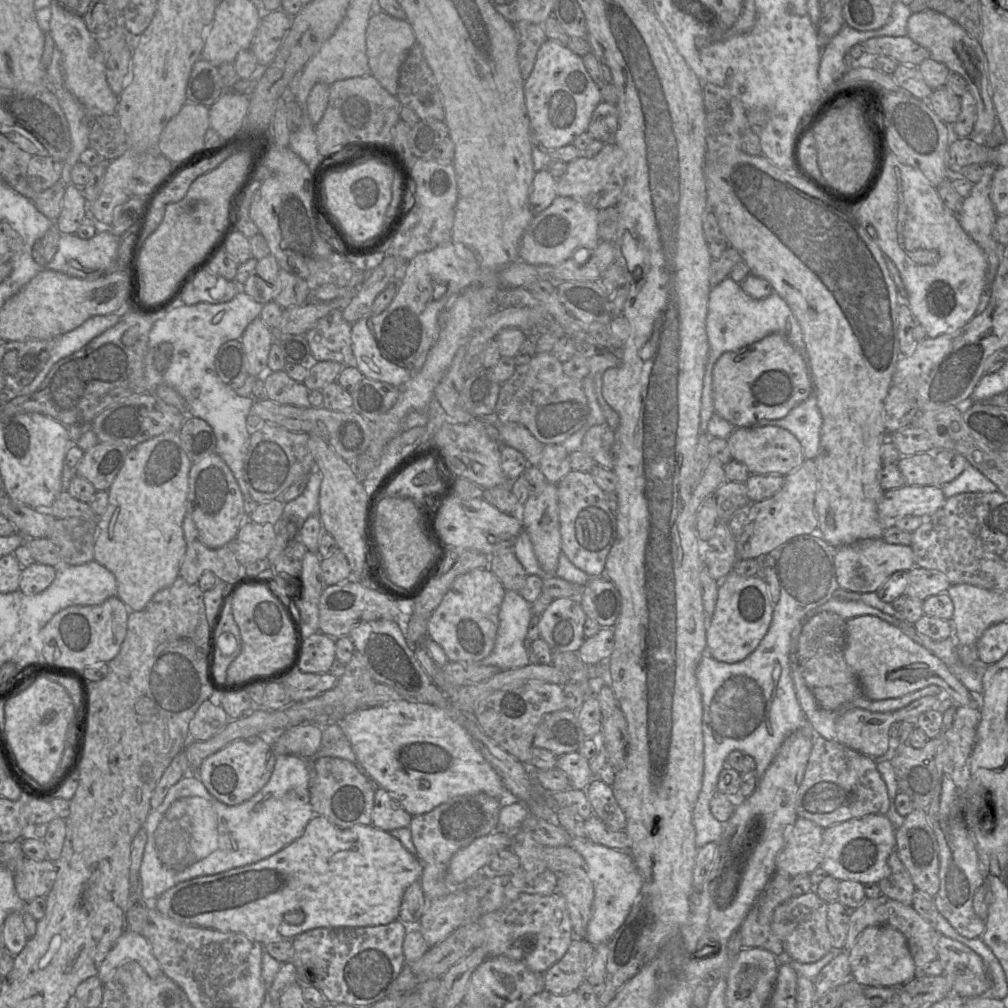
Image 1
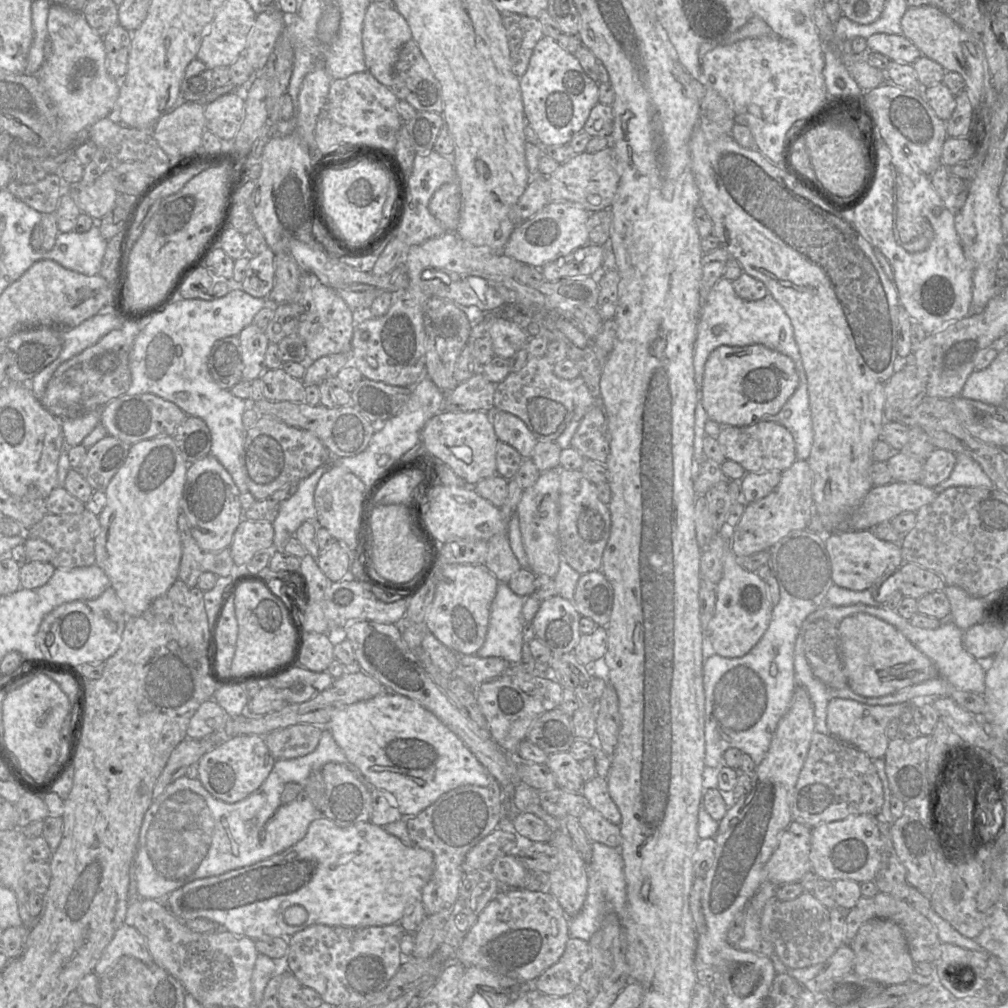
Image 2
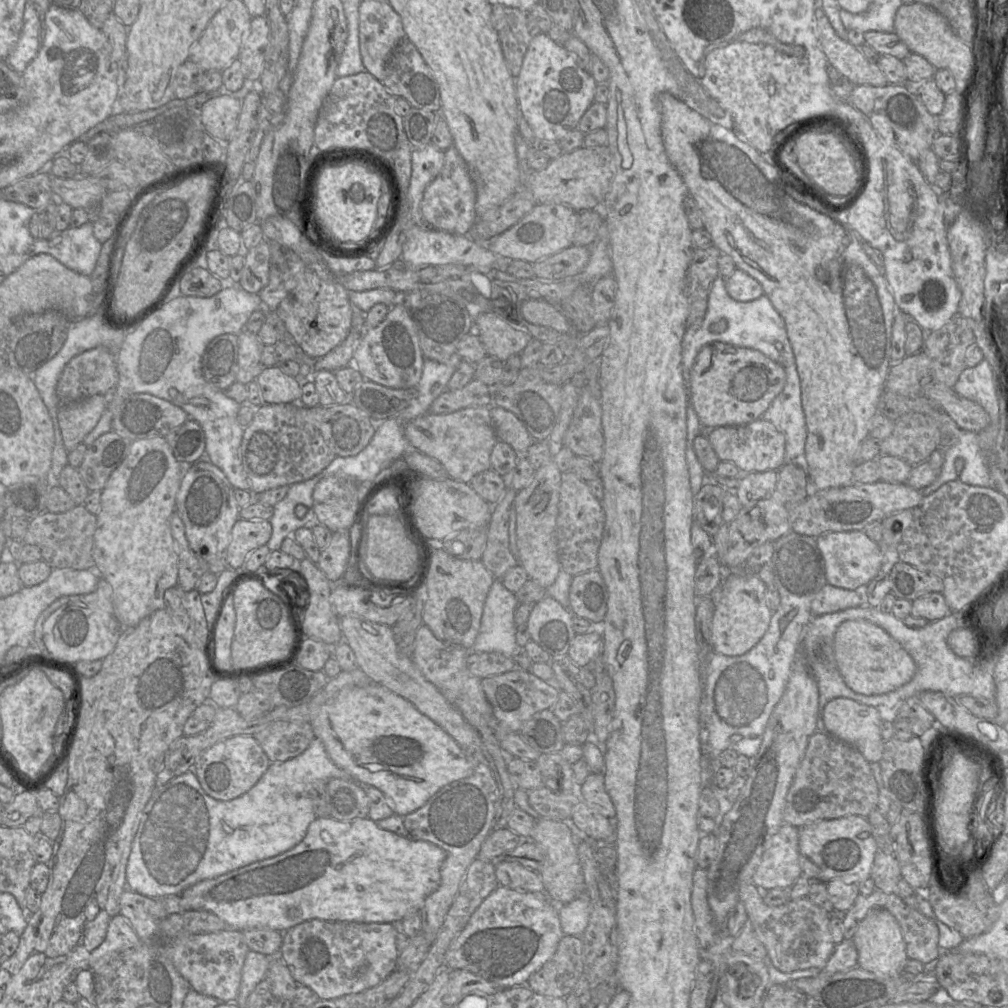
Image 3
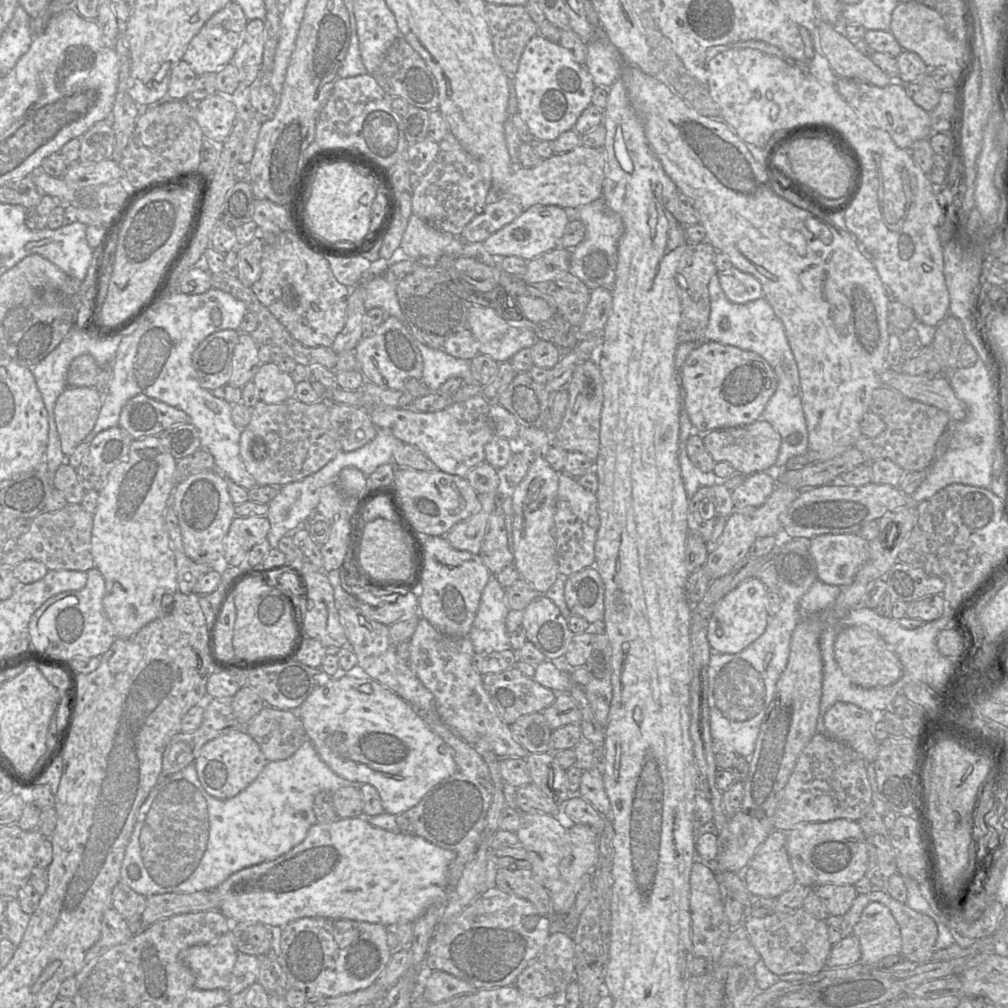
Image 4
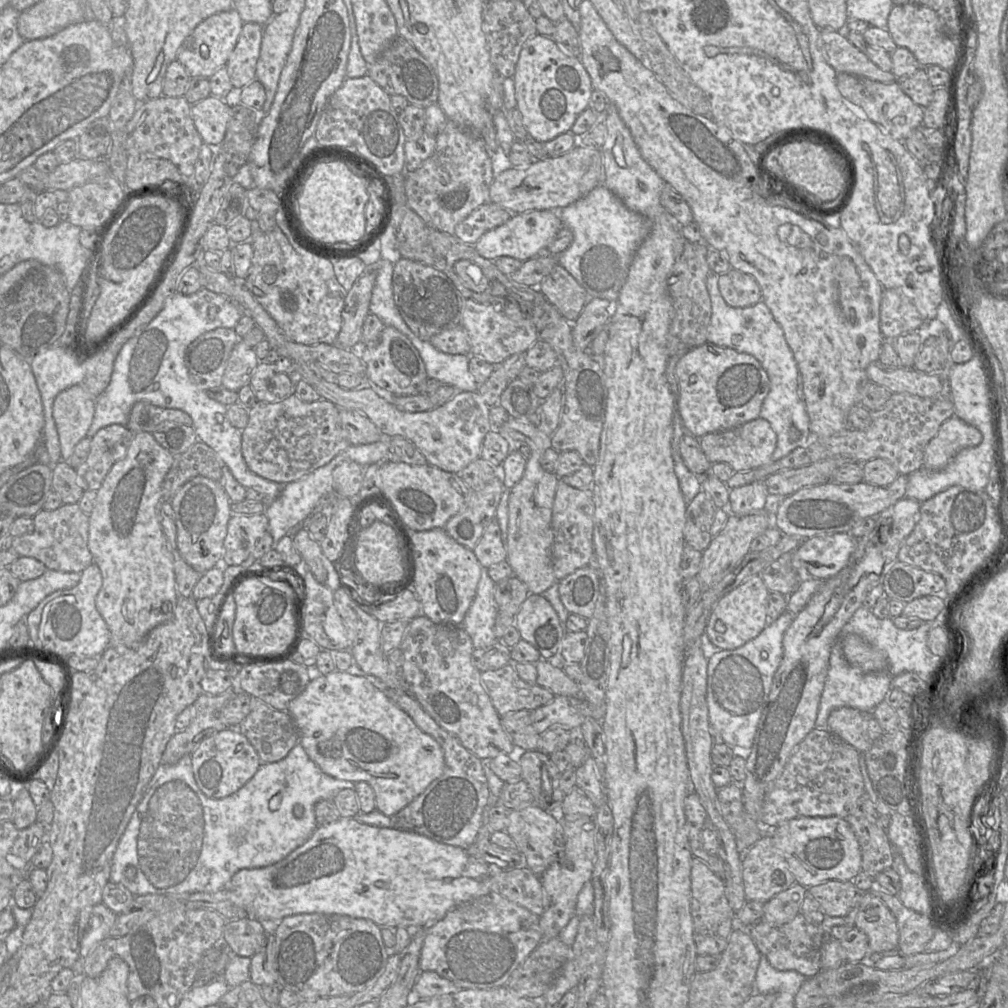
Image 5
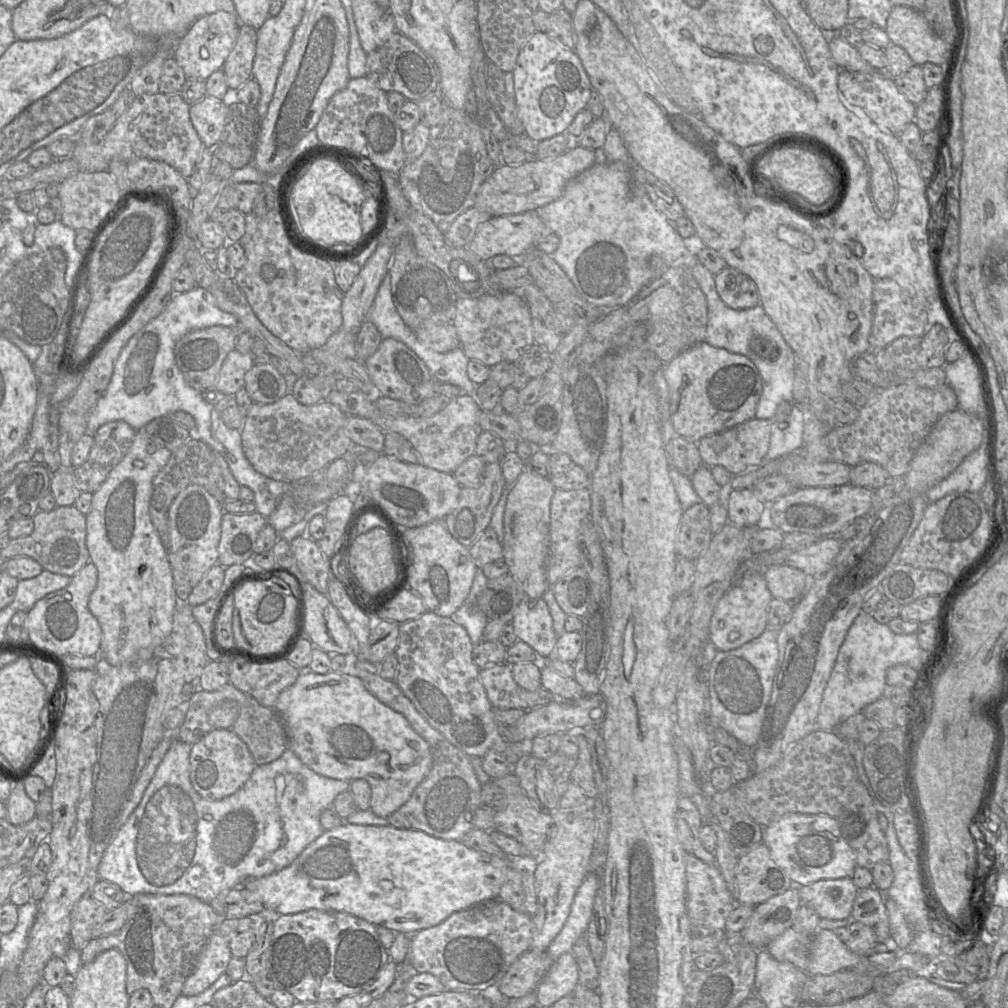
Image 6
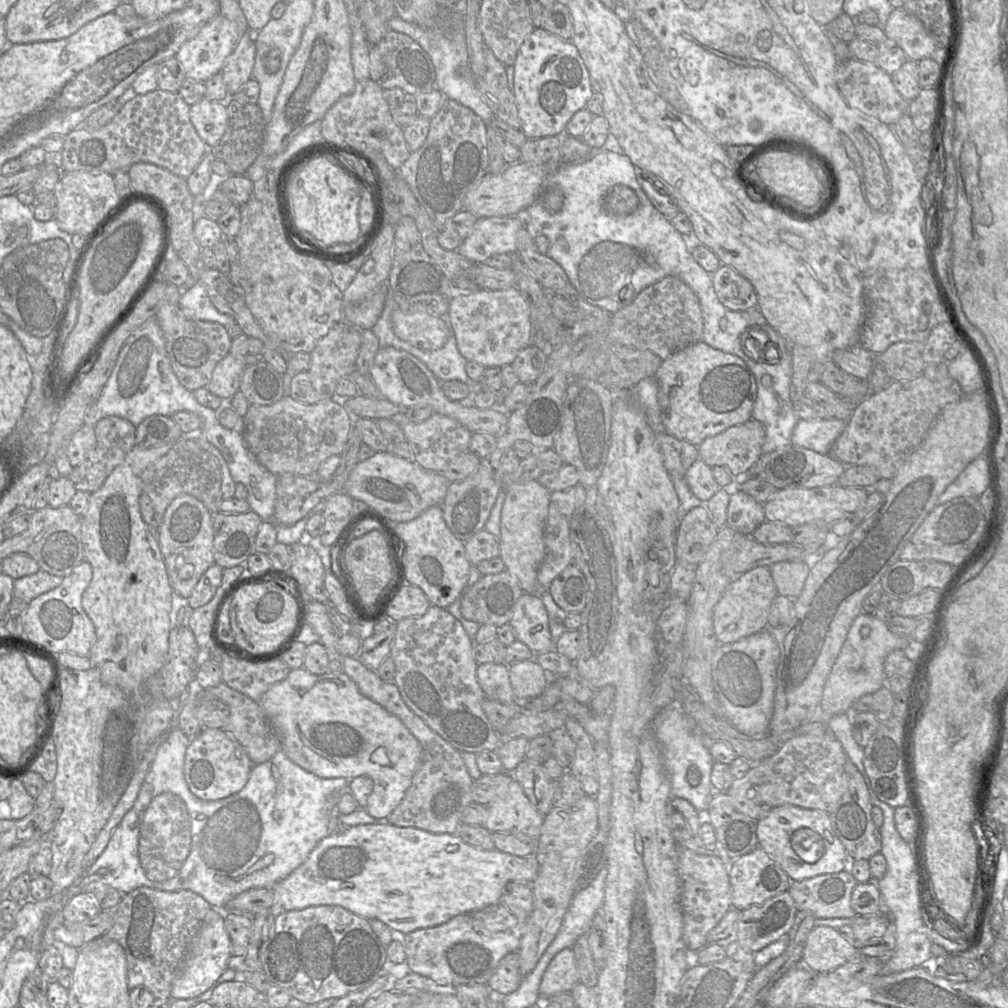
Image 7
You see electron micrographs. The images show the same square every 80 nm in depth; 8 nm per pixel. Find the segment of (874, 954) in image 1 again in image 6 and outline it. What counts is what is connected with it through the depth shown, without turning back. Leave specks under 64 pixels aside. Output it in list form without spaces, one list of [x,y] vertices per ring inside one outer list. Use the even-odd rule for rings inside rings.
[[[876,887],[858,889],[851,919],[871,927],[877,935],[878,942],[890,941],[890,926],[884,893]]]

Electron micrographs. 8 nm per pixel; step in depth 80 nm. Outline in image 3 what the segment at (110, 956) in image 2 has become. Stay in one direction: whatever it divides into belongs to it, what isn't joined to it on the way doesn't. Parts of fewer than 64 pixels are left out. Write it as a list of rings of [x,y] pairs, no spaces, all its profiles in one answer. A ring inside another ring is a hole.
[[[122,914],[115,915],[108,926],[104,941],[92,951],[89,969],[96,969],[104,964],[112,953],[133,948],[143,943],[134,928]]]

